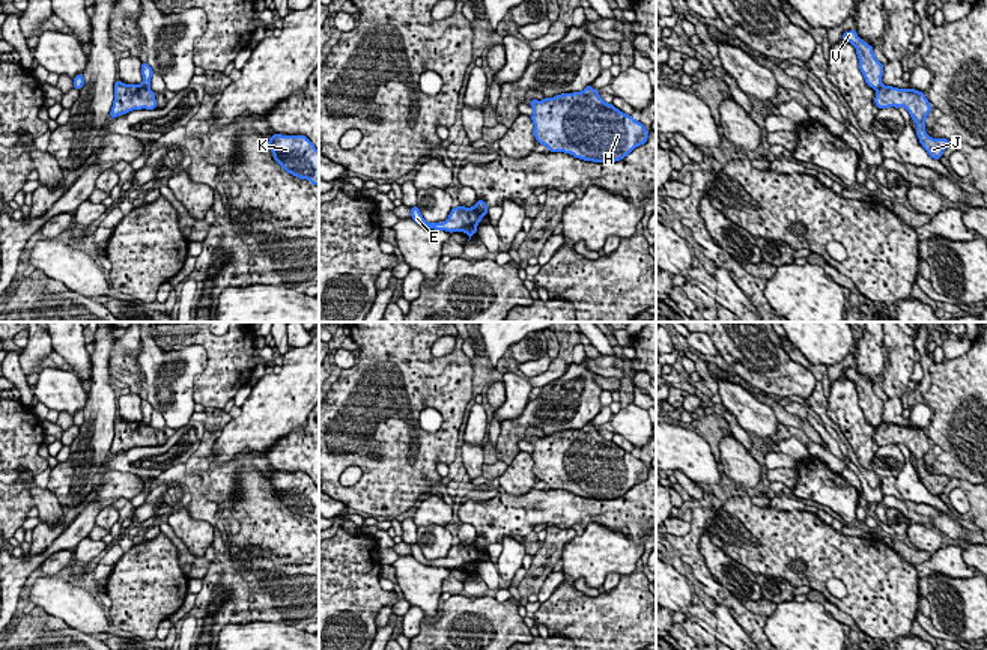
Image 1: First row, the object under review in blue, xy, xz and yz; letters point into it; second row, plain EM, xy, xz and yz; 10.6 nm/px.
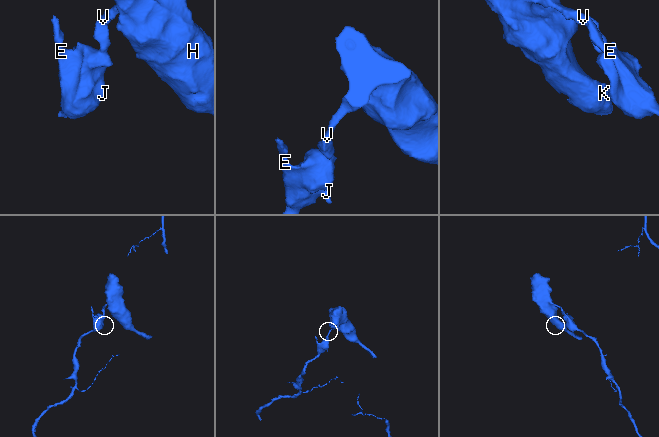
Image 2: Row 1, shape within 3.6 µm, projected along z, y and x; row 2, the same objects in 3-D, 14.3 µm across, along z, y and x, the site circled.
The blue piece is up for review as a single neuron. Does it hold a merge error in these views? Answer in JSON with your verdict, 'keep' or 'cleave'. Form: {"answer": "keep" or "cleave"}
{"answer": "cleave"}

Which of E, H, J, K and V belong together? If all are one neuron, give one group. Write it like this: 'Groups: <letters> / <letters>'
Groups: E J / H K V

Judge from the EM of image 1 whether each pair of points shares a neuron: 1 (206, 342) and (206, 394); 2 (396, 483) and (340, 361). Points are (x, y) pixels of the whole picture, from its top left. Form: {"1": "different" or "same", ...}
{"1": "same", "2": "different"}

